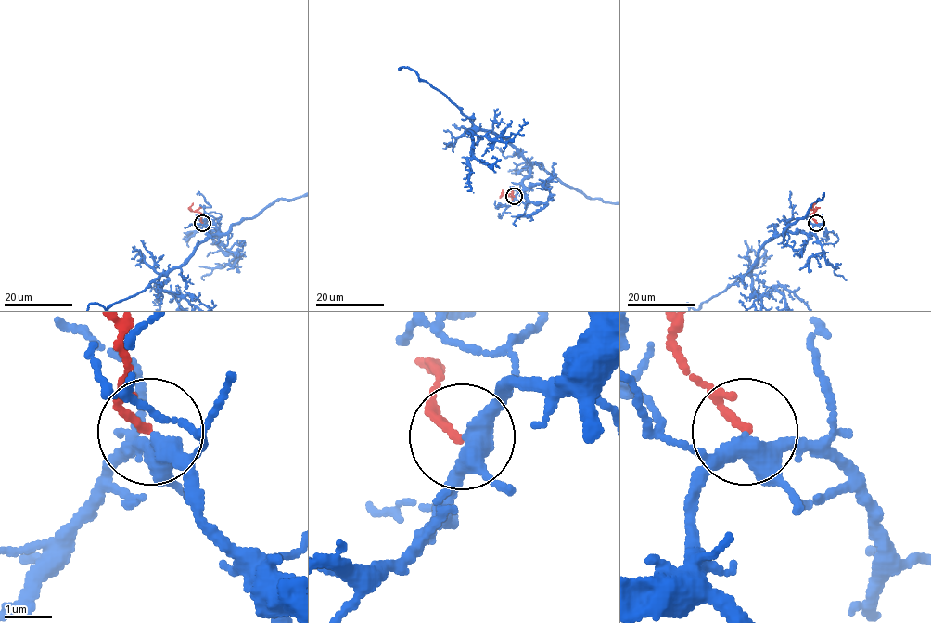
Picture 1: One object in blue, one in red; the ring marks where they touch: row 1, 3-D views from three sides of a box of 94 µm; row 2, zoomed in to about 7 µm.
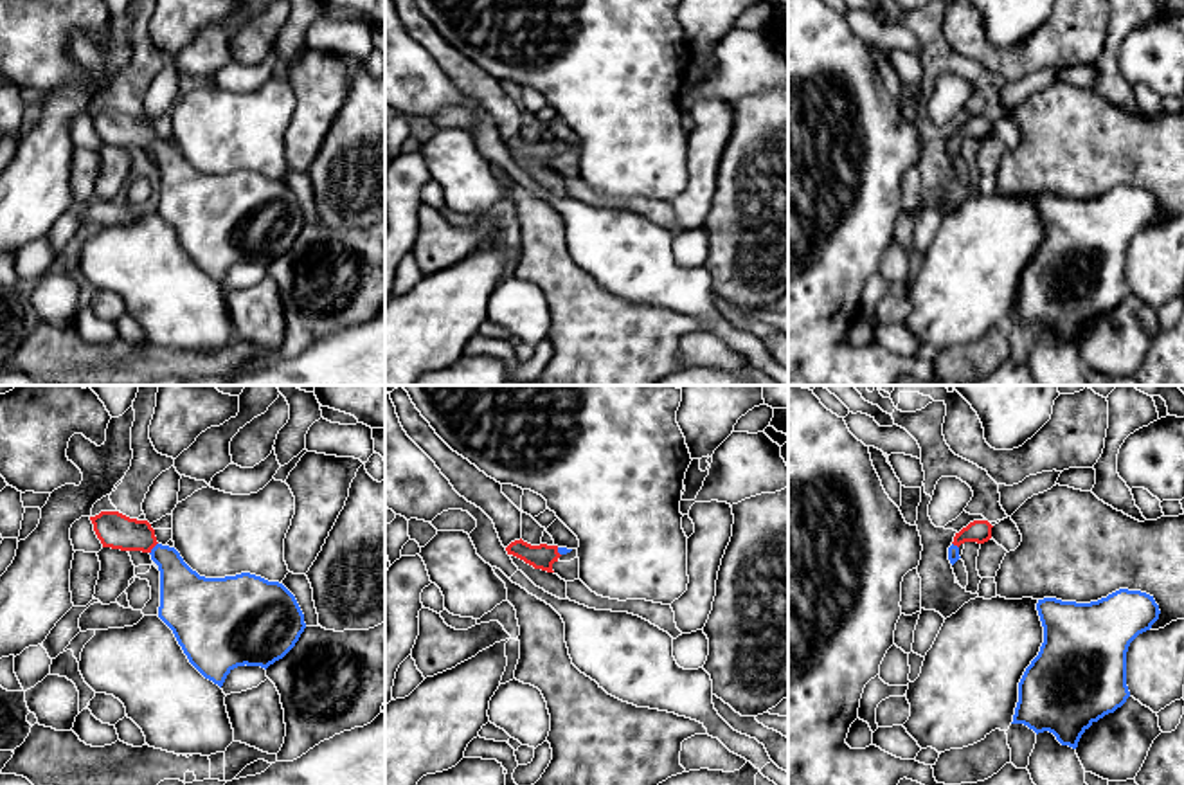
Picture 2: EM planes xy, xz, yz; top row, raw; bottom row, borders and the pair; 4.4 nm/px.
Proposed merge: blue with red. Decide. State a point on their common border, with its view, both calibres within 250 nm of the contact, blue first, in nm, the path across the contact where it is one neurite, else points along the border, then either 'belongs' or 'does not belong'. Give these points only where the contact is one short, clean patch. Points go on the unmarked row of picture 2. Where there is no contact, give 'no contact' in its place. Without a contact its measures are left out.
xy (153, 144) | 220/160 nm | across xy (184, 191), (173, 164), (153, 144), (139, 132), (114, 126) | belongs

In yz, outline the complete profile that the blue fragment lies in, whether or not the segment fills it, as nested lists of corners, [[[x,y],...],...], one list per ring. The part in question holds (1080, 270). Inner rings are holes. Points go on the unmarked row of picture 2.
[[[1119,185],[1090,200],[1038,196],[1044,223],[1038,252],[1018,279],[1011,320],[1049,328],[1078,344],[1081,331],[1130,293],[1126,248],[1159,216],[1153,193]]]

